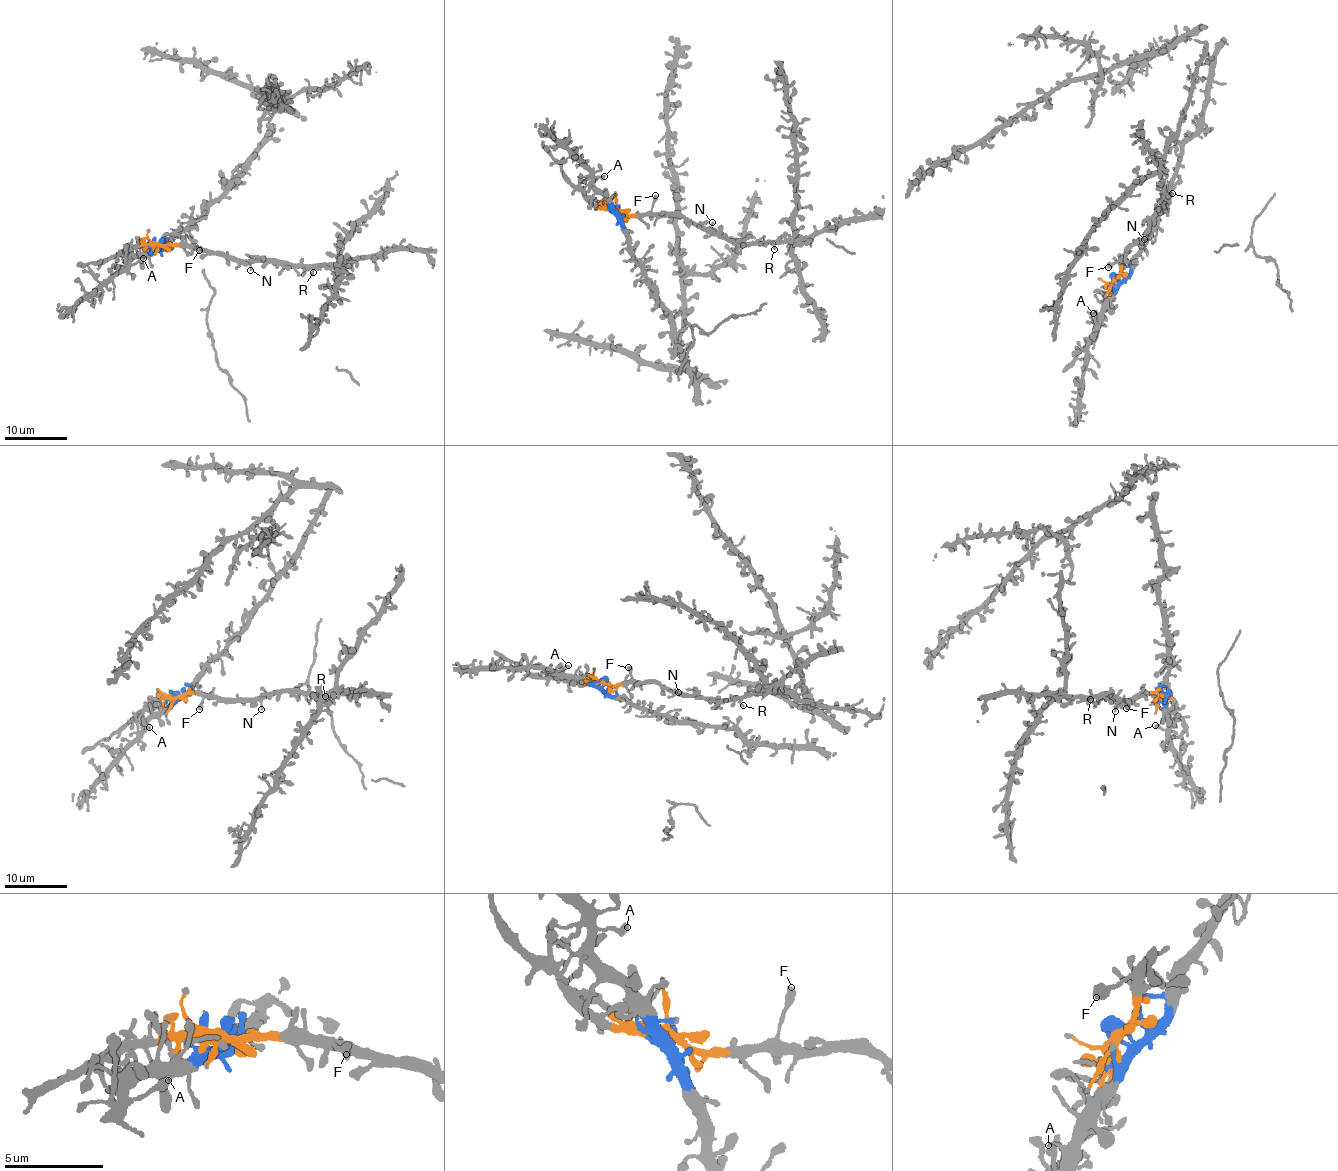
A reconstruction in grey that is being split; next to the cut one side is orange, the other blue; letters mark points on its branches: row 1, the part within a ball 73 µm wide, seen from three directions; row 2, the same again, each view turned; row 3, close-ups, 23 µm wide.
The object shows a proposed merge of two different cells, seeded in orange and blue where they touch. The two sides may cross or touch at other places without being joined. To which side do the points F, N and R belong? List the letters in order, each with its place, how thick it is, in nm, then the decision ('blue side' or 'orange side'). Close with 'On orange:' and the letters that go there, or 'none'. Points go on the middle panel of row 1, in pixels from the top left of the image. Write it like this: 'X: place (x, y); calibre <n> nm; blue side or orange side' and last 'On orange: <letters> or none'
F: place (655, 195); calibre 440 nm; orange side
N: place (712, 222); calibre 160 nm; orange side
R: place (774, 249); calibre 200 nm; orange side
On orange: F, N, R

